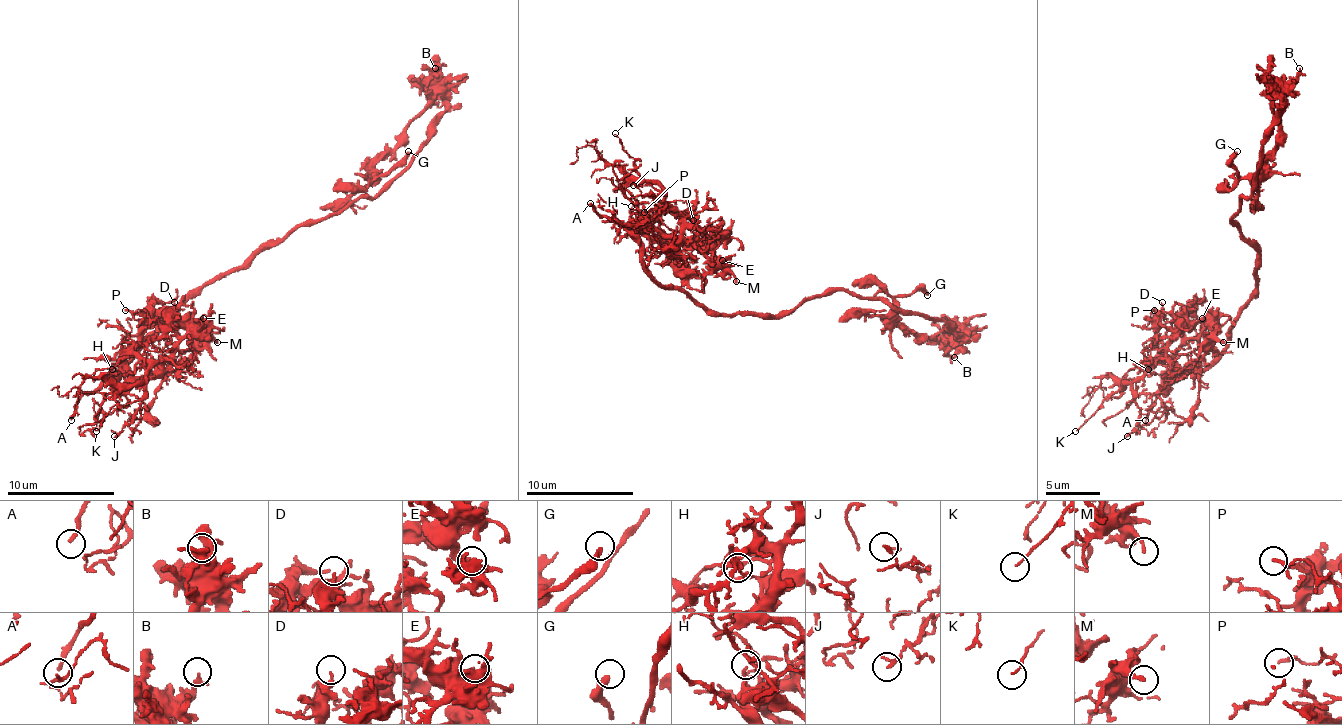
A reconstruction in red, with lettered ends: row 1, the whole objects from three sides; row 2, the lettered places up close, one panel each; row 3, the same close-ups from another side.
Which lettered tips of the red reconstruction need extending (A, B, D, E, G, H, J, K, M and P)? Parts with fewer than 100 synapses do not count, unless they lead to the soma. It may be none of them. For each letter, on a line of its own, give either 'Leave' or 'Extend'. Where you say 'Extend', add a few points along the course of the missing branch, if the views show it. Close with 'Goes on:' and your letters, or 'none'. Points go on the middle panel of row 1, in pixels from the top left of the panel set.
A: Extend. Course of what is missing: (590, 203), (561, 168), (593, 133), (606, 152), (601, 158)
B: Leave
D: Leave
E: Leave
G: Leave
H: Leave
J: Leave
K: Leave
M: Leave
P: Leave
Goes on: A

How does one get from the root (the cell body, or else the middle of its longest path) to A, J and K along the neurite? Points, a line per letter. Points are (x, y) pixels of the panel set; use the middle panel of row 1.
A: (806, 298), (776, 314), (711, 314), (685, 292), (666, 290), (641, 260), (641, 246), (590, 203)
J: (806, 298), (776, 314), (711, 314), (690, 295), (687, 273), (644, 228), (663, 193), (650, 198), (633, 185)
K: (806, 298), (776, 314), (703, 308), (687, 273), (644, 228), (663, 190), (639, 174), (615, 133)

